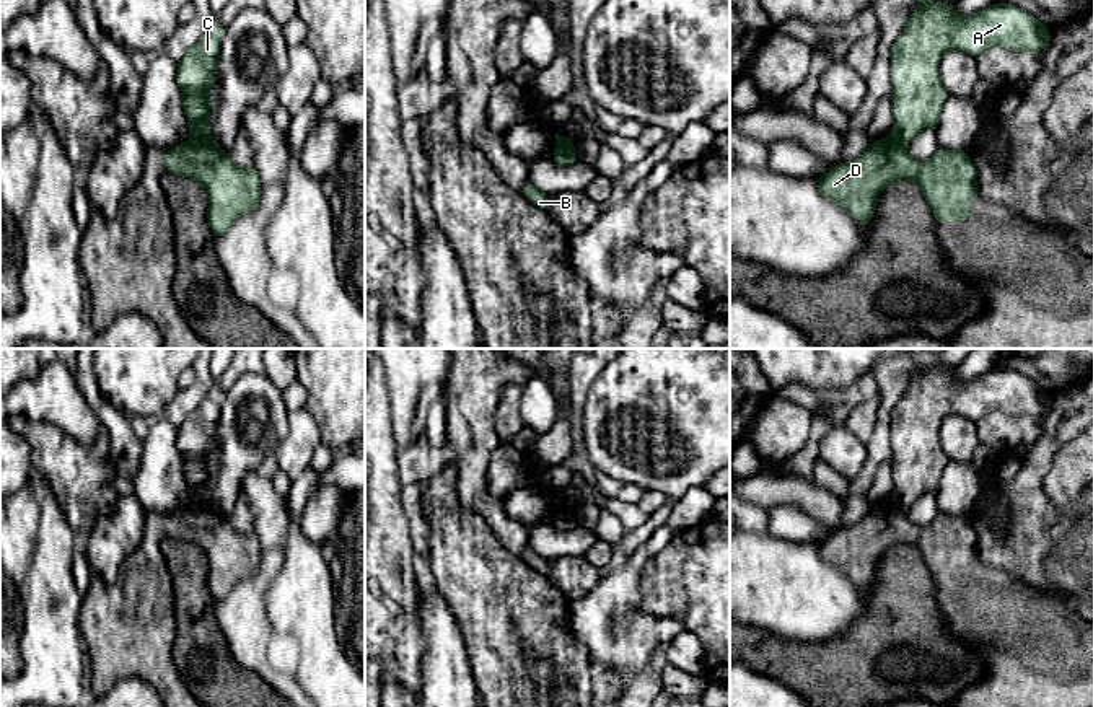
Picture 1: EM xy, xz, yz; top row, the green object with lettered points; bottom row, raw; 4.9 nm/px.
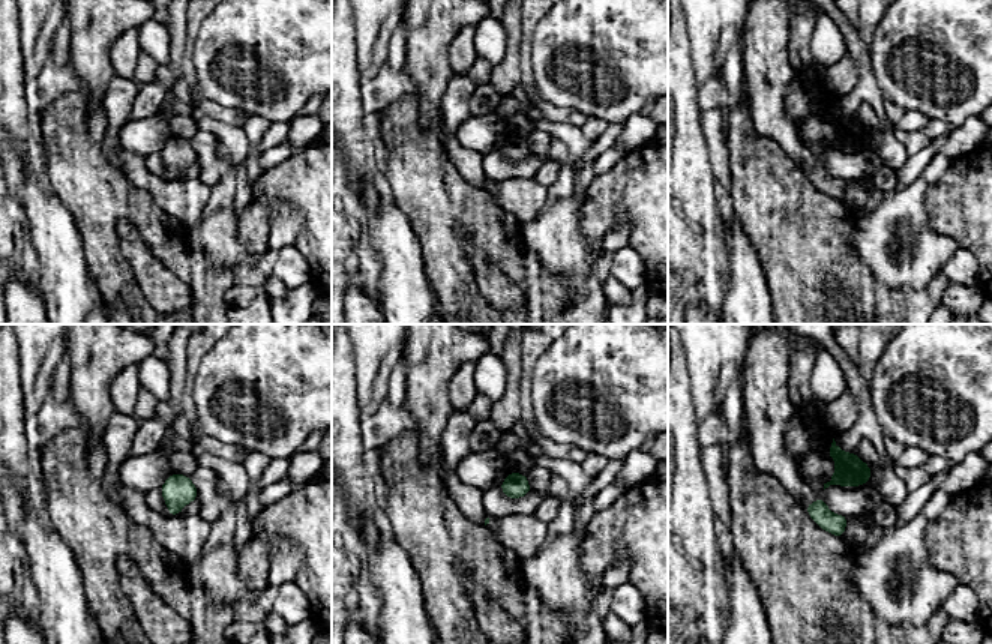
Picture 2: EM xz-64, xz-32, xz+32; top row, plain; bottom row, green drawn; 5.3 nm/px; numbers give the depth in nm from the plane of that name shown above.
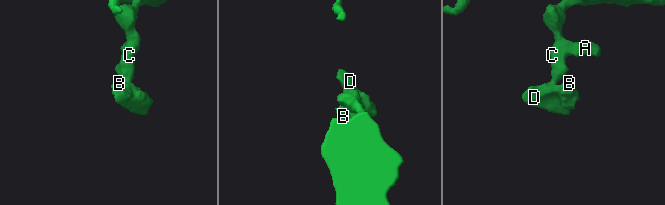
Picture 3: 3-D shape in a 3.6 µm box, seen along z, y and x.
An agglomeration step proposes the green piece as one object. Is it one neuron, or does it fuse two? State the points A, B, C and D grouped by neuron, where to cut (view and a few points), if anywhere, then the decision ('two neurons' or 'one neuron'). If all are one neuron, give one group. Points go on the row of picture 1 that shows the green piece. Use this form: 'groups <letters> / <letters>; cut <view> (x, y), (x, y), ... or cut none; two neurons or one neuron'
groups A C / B D; cut xy (191, 139), (210, 140); two neurons

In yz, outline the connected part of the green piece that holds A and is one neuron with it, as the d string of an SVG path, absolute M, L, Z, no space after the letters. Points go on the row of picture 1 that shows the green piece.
M920 0L920 10L906 18L902 33L889 49L889 138L909 145L924 129L937 127L950 98L938 80L945 50L961 49L977 57L989 47L1002 46L1041 54L1049 44L1049 31L1038 18L1010 3L992 3L974 15L959 16L953 3Z

